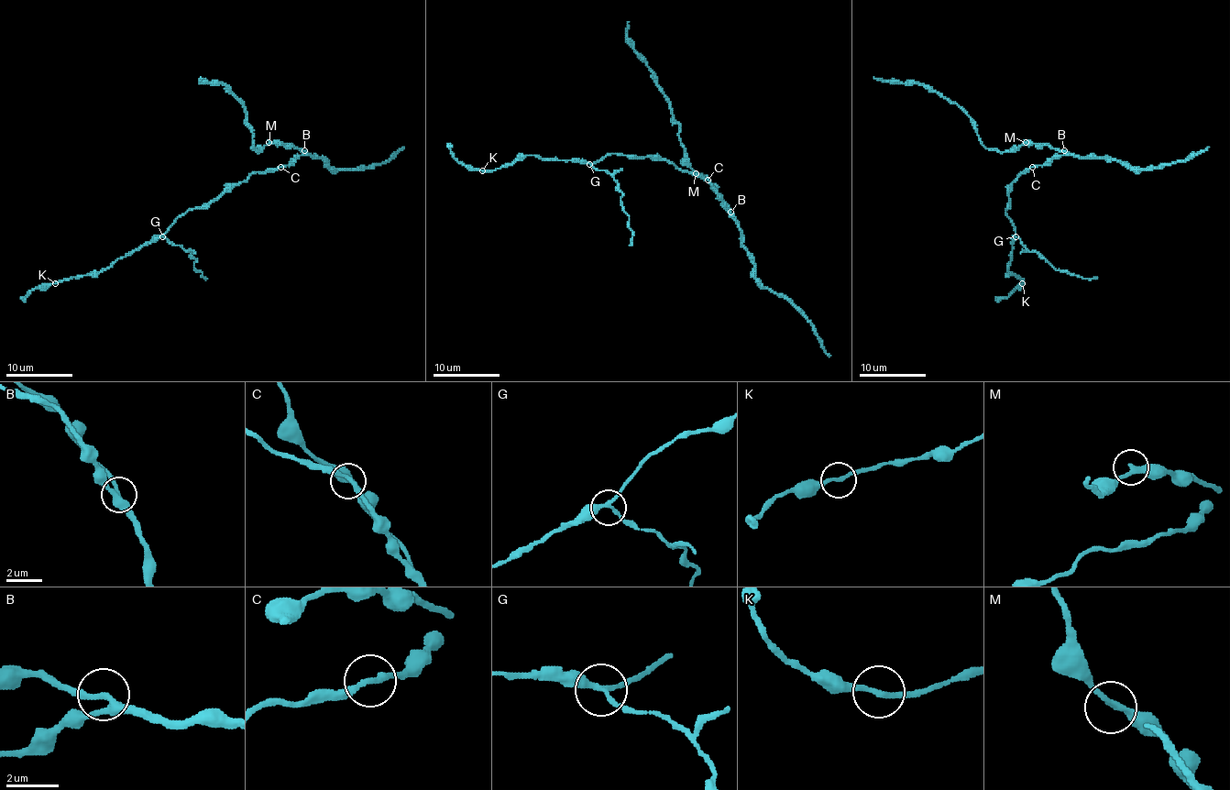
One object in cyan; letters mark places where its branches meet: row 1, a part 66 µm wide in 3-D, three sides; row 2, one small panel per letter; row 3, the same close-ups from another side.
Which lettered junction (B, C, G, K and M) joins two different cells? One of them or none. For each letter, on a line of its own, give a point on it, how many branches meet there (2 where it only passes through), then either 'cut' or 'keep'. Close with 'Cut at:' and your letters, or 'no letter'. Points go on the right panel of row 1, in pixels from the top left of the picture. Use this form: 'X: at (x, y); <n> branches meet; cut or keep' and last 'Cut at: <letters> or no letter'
B: at (1064, 150); 3 branches meet; keep
C: at (1032, 167); 2 branches meet; keep
G: at (1015, 236); 3 branches meet; cut
K: at (1022, 283); 2 branches meet; keep
M: at (1026, 142); 2 branches meet; keep
Cut at: G

